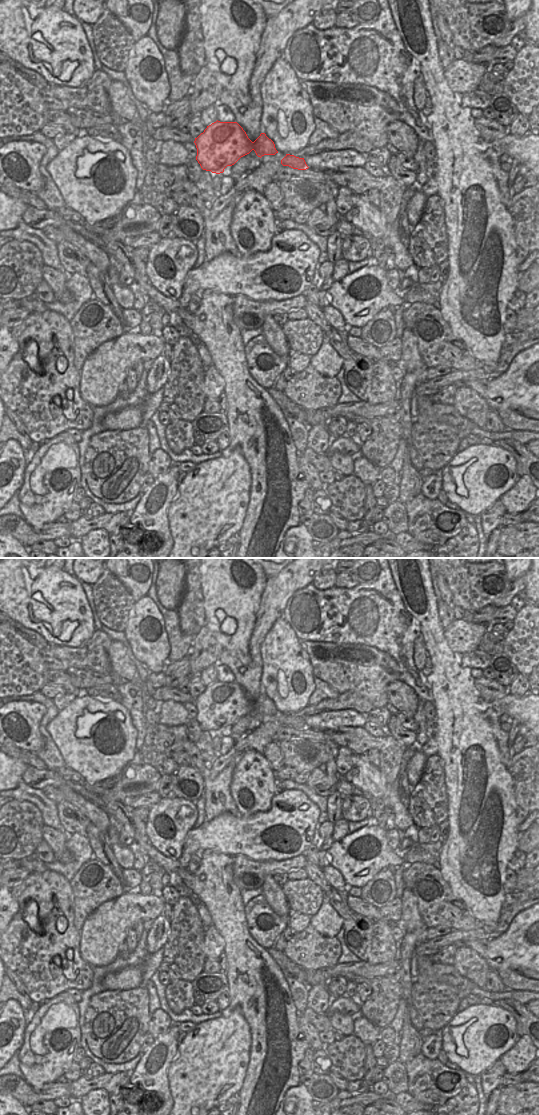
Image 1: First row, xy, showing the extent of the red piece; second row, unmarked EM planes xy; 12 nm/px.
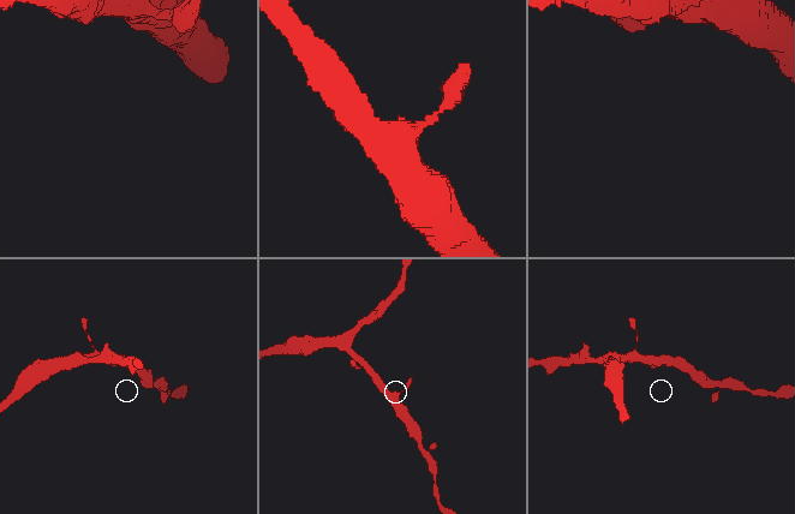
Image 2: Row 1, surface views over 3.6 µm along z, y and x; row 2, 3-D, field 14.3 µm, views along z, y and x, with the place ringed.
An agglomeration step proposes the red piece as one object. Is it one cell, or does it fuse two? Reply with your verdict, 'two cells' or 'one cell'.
one cell

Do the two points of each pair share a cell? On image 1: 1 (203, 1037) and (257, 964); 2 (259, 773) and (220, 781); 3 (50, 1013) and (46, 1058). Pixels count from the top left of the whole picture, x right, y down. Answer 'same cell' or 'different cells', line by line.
1: different cells
2: different cells
3: same cell

